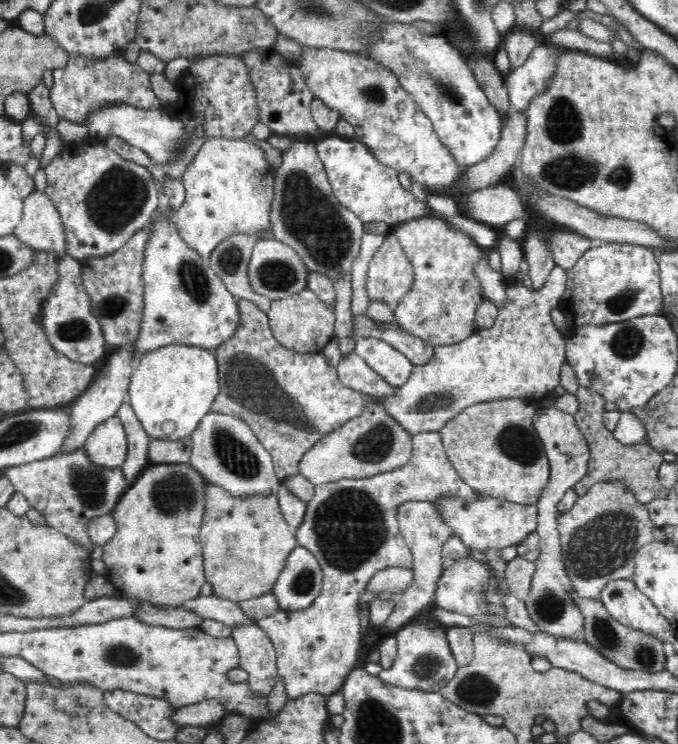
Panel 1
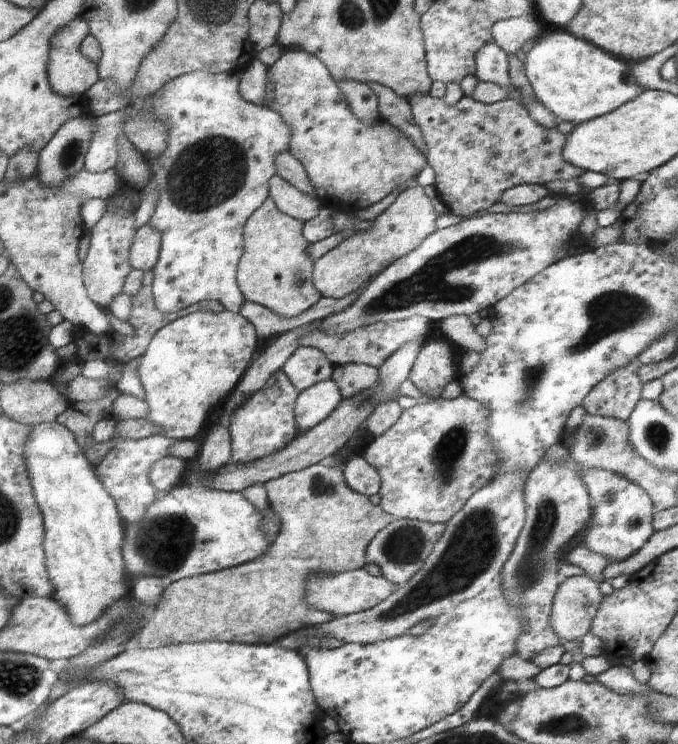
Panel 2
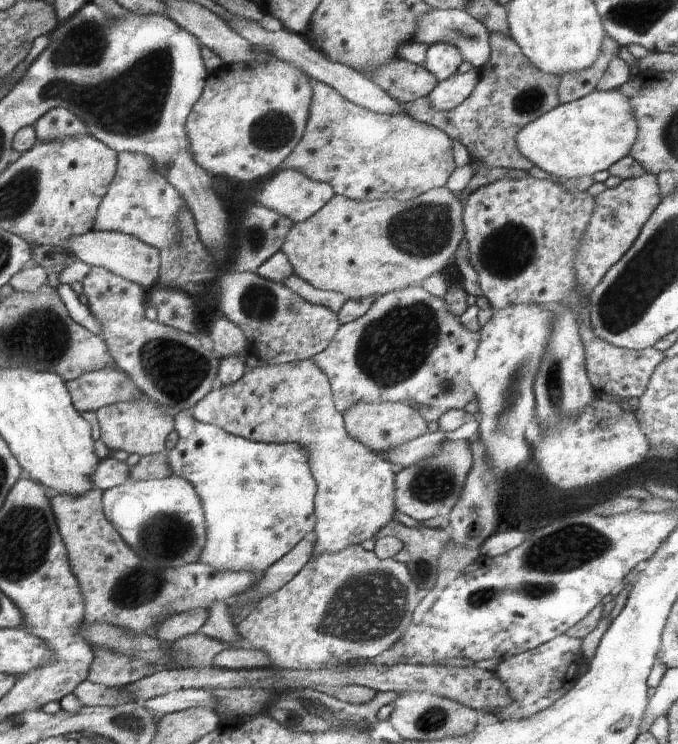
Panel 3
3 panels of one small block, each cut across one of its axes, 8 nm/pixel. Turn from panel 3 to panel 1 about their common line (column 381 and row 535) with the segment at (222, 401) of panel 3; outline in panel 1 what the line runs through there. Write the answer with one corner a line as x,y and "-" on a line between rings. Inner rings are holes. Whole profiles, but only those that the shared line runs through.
480,496
473,501
464,501
456,497
440,497
434,502
440,516
454,535
462,540
467,550
498,550
517,546
538,527
538,507
536,505
516,504
506,499

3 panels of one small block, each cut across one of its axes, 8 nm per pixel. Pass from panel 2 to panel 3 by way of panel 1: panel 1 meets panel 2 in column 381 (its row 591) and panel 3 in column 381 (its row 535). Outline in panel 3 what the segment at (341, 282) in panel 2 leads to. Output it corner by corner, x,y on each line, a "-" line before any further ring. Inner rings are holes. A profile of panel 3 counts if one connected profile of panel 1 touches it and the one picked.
447,187
431,189
410,201
354,201
334,194
311,218
293,224
281,252
288,258
293,274
313,288
338,292
346,300
360,299
421,285
431,275
442,273
454,260
464,236
463,205

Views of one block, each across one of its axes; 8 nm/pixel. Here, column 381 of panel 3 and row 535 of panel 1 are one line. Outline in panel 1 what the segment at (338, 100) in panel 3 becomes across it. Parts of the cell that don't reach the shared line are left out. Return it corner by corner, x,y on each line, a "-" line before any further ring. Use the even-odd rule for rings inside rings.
151,464
147,469
142,471
136,478
136,480
126,489
126,492
121,496
118,504
111,512
116,522
118,530
116,535
110,539
105,545
103,545
102,558
106,565
107,572
106,577
112,583
112,586
120,591
120,593
127,598
144,600
147,603
152,604
164,604
167,607
174,607
181,610
182,604
189,600
194,600
200,596
200,588
206,584
206,575
204,572
204,555
202,554
202,545
200,545
199,534
202,528
202,522
205,513
205,478
192,467
187,464

